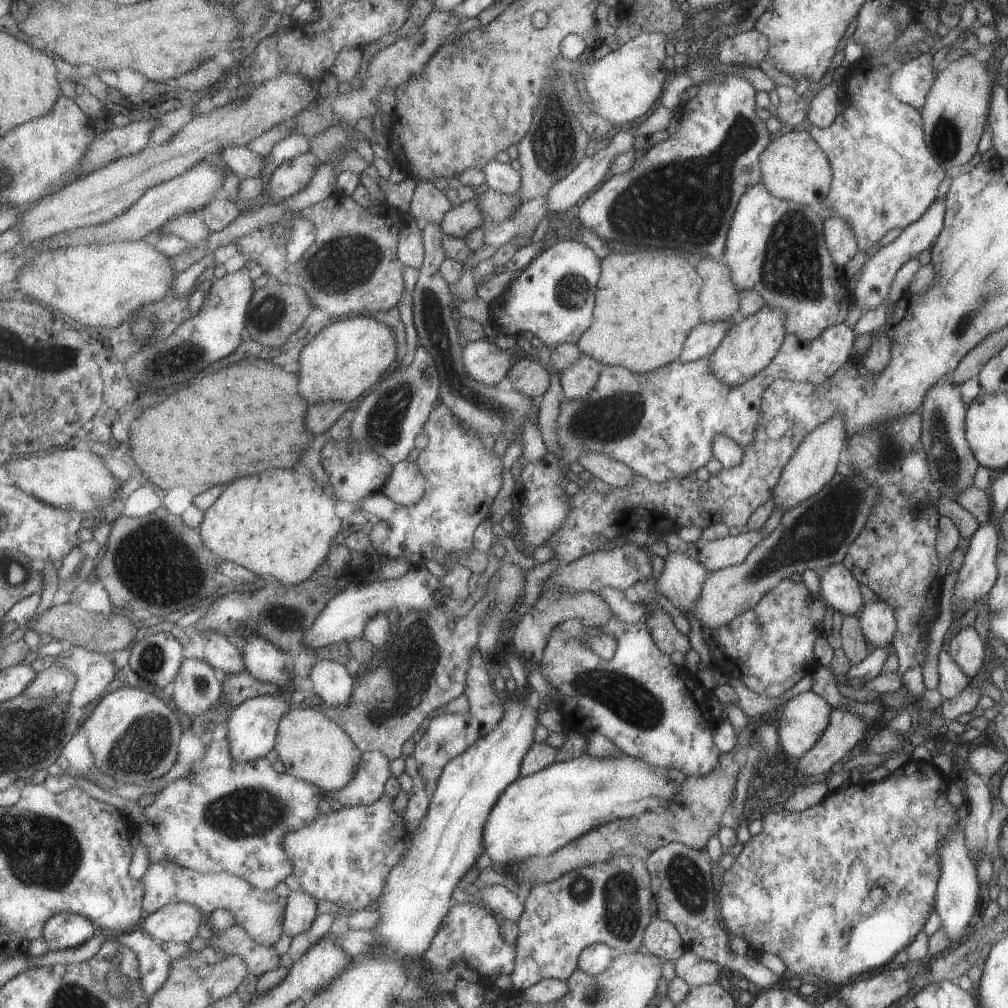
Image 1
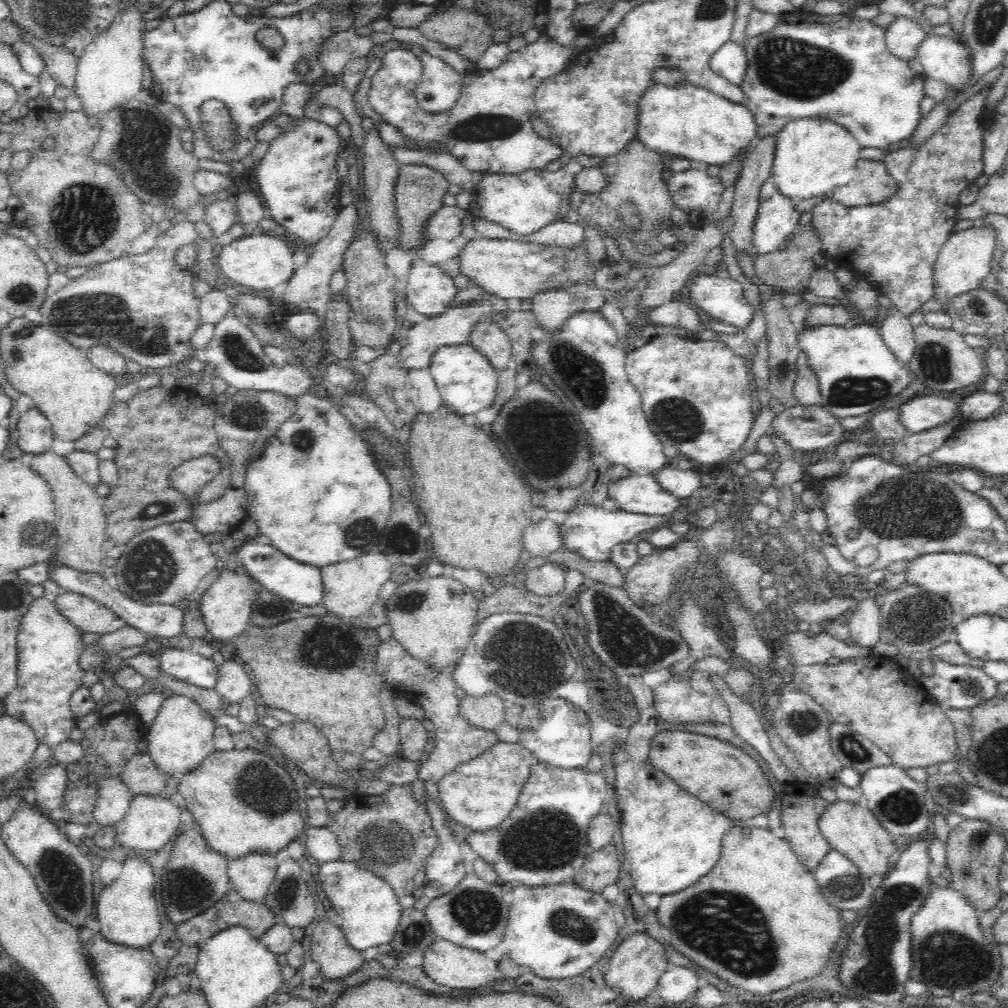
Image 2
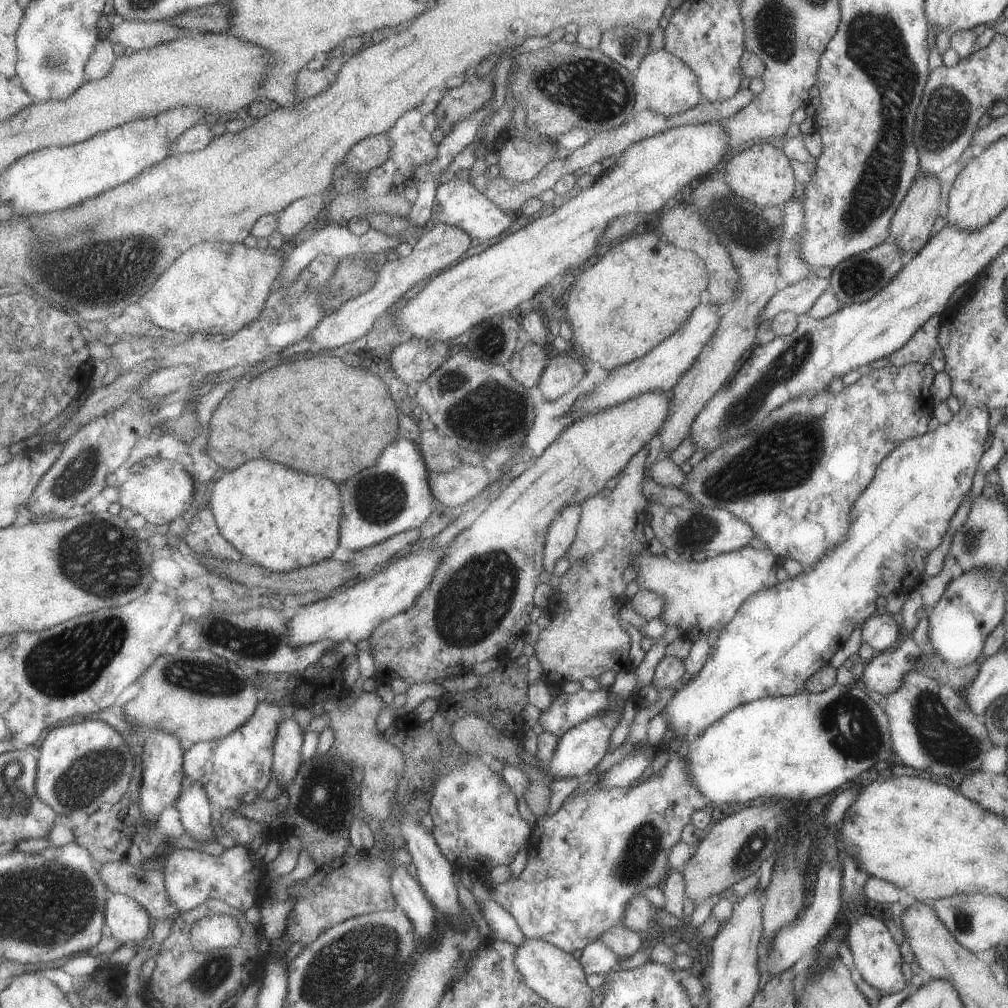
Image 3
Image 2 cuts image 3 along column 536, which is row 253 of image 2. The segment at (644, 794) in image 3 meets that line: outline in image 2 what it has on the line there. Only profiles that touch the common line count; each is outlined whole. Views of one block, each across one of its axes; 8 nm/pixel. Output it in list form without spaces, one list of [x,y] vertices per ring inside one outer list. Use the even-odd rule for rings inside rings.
[[[985,88],[985,91],[962,103],[948,118],[947,124],[936,132],[936,136],[927,140],[919,151],[910,151],[906,147],[888,151],[882,161],[893,176],[902,182],[902,192],[898,192],[898,196],[890,204],[846,208],[831,198],[813,207],[813,222],[817,224],[817,230],[824,234],[820,252],[826,254],[834,267],[847,267],[872,282],[875,288],[890,298],[897,311],[906,317],[931,299],[930,272],[940,249],[948,240],[950,228],[955,224],[956,196],[985,172],[983,137],[985,116],[982,114],[982,109],[989,91]]]

